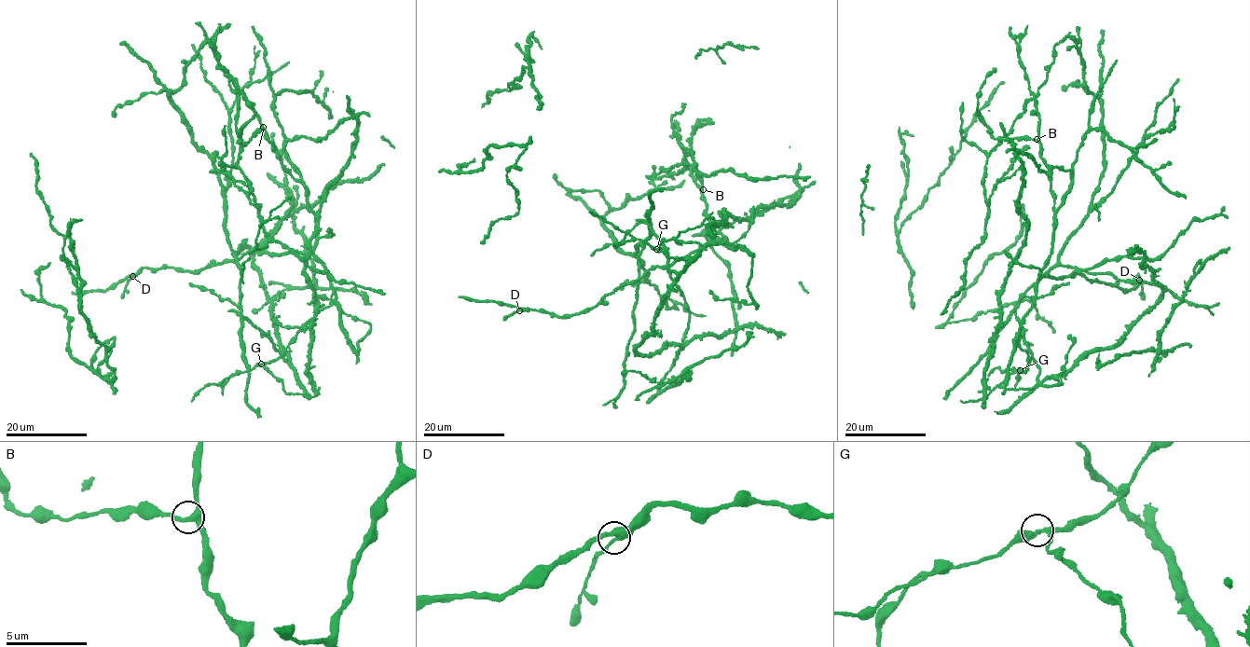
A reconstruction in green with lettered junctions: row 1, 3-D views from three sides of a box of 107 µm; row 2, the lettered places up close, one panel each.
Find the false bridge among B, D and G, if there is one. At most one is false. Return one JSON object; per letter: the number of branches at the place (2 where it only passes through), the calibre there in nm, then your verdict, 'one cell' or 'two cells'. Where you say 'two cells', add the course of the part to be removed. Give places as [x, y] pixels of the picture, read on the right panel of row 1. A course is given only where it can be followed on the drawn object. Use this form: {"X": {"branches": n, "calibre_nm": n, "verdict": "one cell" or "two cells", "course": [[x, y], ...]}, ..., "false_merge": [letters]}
{"B": {"branches": 3, "calibre_nm": 280, "verdict": "one cell"}, "D": {"branches": 3, "calibre_nm": 280, "verdict": "one cell"}, "G": {"branches": 3, "calibre_nm": 280, "verdict": "two cells", "course": [[1020, 370], [1008, 374], [987, 397], [964, 403], [960, 400]]}, "false_merge": ["G"]}

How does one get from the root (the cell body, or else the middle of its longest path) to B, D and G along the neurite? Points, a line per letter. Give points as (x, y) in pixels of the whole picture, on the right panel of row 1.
B: (1062, 252), (1060, 264), (1082, 268), (1082, 274), (1037, 281), (1051, 249), (1054, 197), (1037, 139)
D: (1062, 252), (1061, 265), (1082, 268), (1089, 280), (1127, 290), (1138, 284), (1138, 274), (1139, 280)
G: (1062, 252), (1061, 265), (1085, 271), (1037, 280), (1036, 301), (1016, 334), (1029, 360), (1026, 371), (1020, 370)

